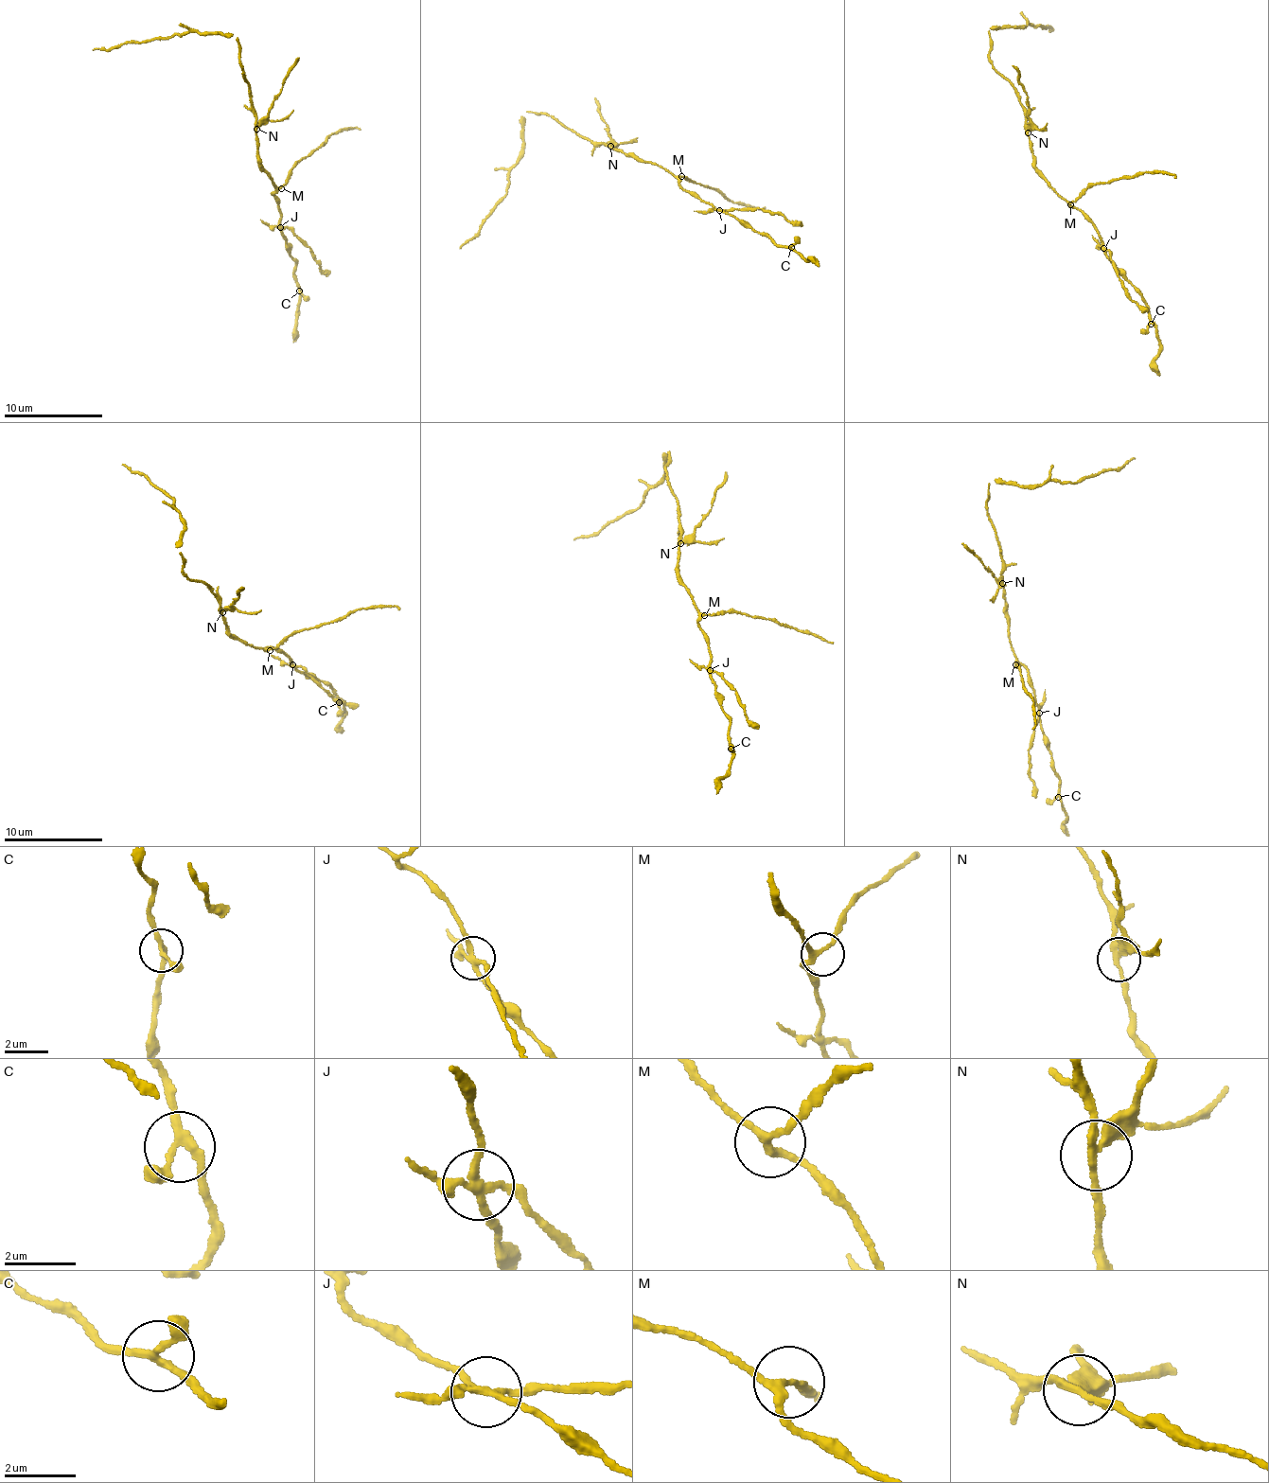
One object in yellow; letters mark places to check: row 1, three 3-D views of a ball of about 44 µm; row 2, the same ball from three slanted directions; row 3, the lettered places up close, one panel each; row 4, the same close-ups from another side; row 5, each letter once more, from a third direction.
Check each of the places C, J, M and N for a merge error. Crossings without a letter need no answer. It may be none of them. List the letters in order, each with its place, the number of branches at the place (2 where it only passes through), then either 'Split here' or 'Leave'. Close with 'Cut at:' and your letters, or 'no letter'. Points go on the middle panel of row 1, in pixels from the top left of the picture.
C: Place: (791, 247). Branches: 3. Leave
J: Place: (719, 210). Branches: 4. Split here
M: Place: (681, 176). Branches: 3. Leave
N: Place: (610, 146). Branches: 3. Split here
Cut at: J, N

